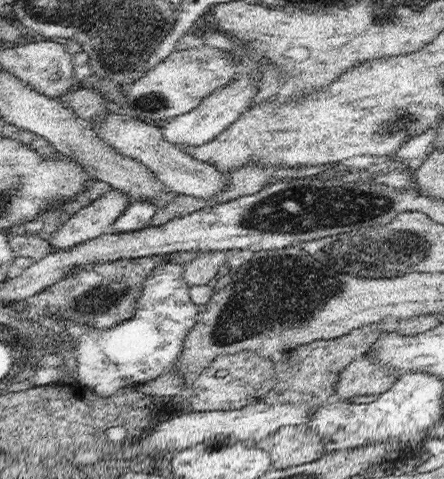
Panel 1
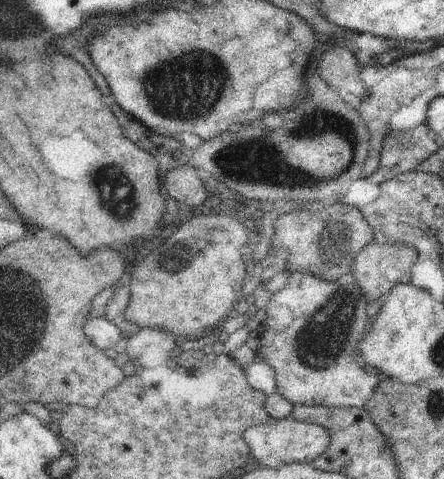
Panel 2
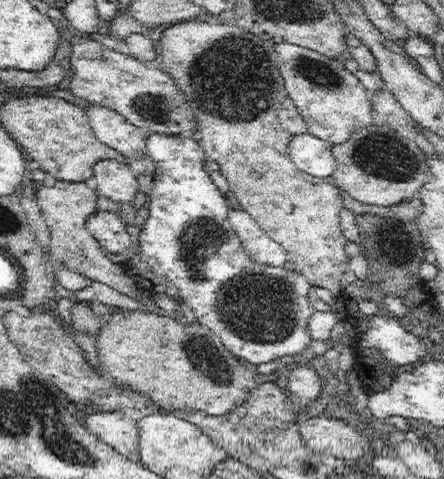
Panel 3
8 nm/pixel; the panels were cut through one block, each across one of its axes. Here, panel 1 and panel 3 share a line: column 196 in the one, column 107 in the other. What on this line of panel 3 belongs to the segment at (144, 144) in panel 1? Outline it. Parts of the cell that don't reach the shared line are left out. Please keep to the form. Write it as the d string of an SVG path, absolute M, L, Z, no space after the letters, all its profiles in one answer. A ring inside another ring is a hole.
M98 160L94 164L94 176L96 190L120 204L128 204L134 200L136 192L140 192L138 186L138 174L126 164L118 160Z

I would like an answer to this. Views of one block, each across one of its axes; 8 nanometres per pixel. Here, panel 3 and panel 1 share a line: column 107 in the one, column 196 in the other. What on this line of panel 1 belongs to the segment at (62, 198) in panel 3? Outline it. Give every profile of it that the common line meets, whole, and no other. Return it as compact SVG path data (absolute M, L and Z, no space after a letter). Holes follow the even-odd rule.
M195 252L197 256L183 266L183 278L189 286L193 284L211 284L225 272L227 256L225 252Z

